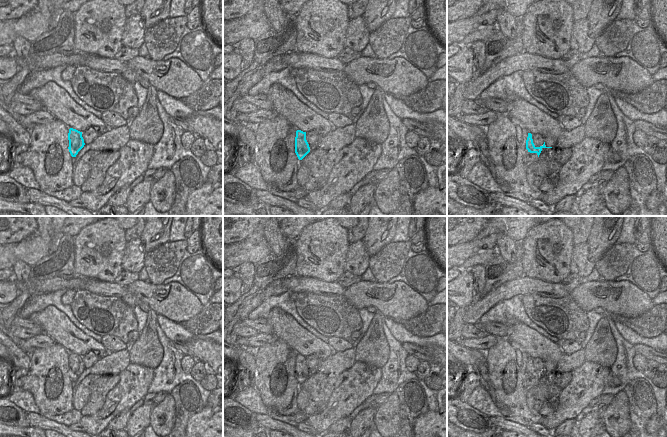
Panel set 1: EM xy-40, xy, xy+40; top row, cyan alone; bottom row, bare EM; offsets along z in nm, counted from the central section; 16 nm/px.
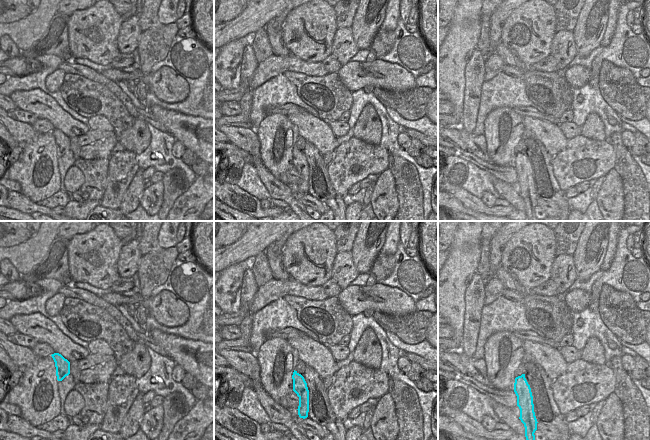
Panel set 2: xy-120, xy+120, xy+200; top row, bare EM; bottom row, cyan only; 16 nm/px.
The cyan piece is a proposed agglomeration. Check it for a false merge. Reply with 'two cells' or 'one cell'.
one cell

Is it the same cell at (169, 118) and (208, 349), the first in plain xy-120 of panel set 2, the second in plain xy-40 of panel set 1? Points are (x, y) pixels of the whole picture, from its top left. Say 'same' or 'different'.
same

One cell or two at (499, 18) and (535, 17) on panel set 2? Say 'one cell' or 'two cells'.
two cells

